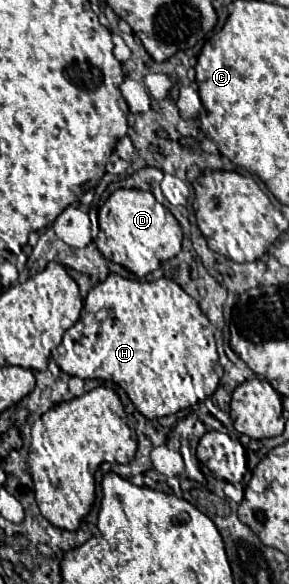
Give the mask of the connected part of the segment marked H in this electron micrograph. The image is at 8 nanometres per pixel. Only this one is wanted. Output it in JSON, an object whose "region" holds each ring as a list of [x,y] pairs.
{"region":[[[112,273],[92,287],[86,295],[80,321],[64,333],[56,353],[56,363],[64,373],[80,379],[114,381],[128,393],[130,401],[146,419],[158,419],[196,405],[196,401],[210,397],[220,381],[216,373],[218,353],[212,323],[200,311],[198,303],[184,293],[178,283],[166,277],[150,283],[124,279]]]}

